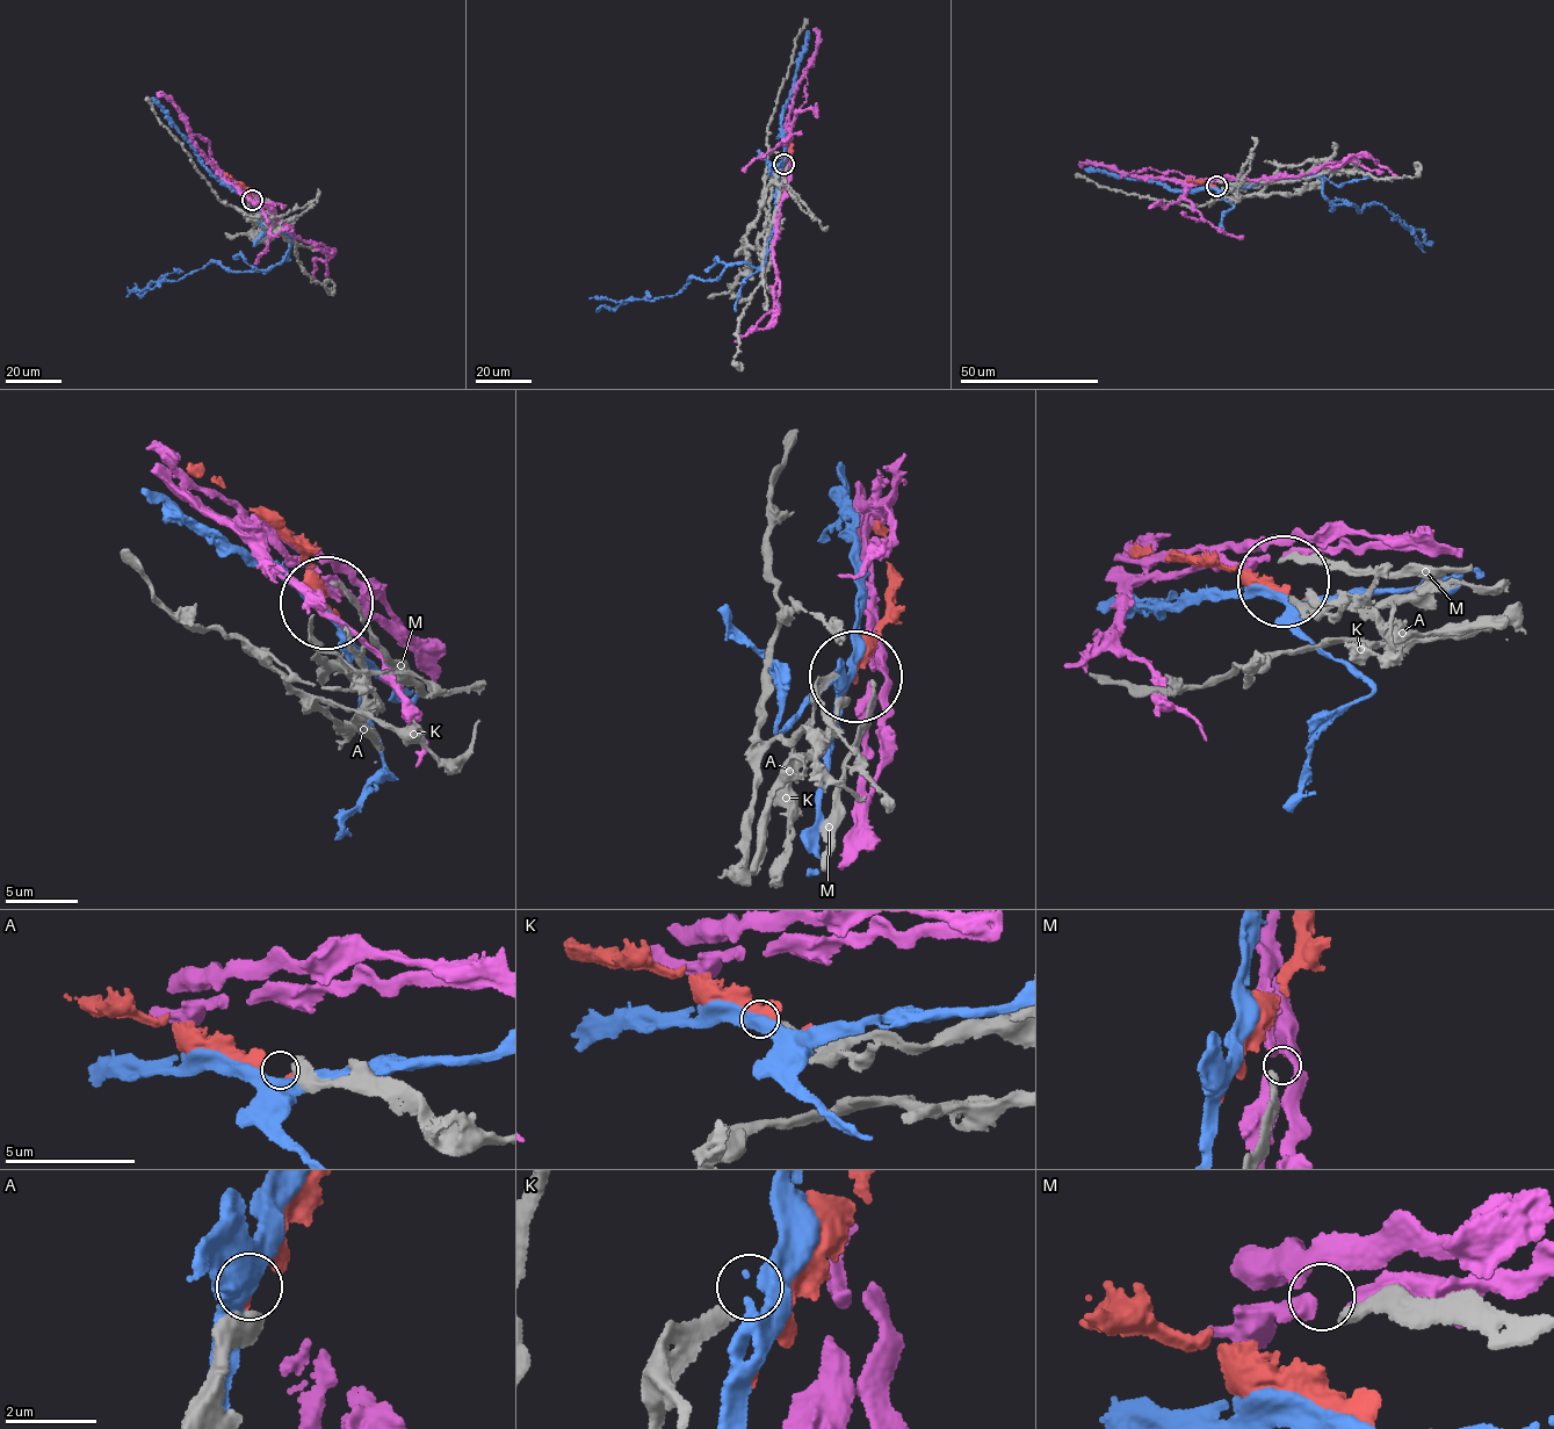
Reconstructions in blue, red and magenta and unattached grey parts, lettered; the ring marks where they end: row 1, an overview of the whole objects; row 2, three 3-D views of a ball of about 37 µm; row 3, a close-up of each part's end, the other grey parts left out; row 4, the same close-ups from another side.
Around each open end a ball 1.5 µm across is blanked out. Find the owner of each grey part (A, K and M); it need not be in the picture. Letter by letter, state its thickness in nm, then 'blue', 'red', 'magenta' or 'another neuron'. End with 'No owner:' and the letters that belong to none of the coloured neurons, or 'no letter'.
A: calibre 300 nm; red
K: calibre 260 nm; another neuron
M: calibre 340 nm; another neuron
No owner: K, M

